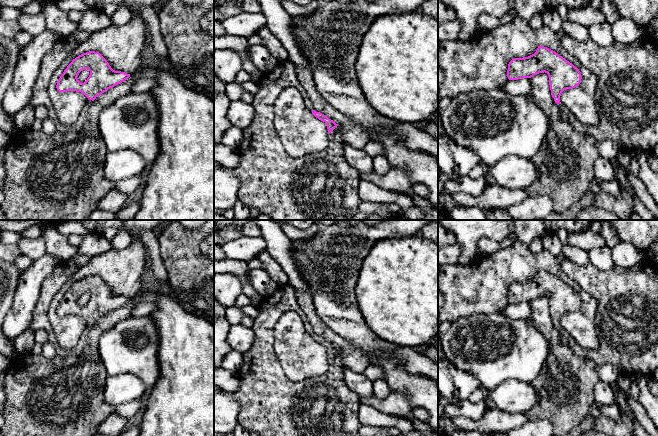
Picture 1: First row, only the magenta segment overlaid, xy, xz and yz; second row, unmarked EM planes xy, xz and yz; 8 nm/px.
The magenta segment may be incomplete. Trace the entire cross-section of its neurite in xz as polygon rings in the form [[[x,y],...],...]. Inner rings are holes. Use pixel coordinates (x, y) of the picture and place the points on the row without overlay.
[[[290,284],[281,286],[271,296],[264,298],[258,309],[251,328],[255,340],[252,347],[243,354],[243,363],[237,371],[240,388],[233,393],[240,405],[239,424],[249,433],[256,432],[259,436],[359,436],[360,397],[345,383],[345,368],[342,360],[337,358],[338,349],[312,331],[297,302],[295,288]],[[288,311],[296,312],[310,336],[326,347],[329,370],[325,374],[301,382],[290,381],[286,376],[272,348],[272,342],[277,321]]]

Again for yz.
[[[565,258],[561,267],[569,278],[597,301],[595,323],[599,347],[596,352],[584,350],[575,341],[570,341],[560,326],[562,316],[579,310],[582,300],[577,291],[555,275],[538,270],[534,278],[512,283],[508,288],[508,303],[531,302],[547,297],[553,325],[575,354],[588,356],[598,366],[611,364],[623,374],[652,376],[658,368],[658,271],[653,263],[642,260],[628,268],[615,266],[604,271],[589,263],[577,265]]]

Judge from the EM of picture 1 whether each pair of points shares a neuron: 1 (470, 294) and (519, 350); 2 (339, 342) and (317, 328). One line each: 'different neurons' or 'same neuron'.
1: different neurons
2: same neuron

